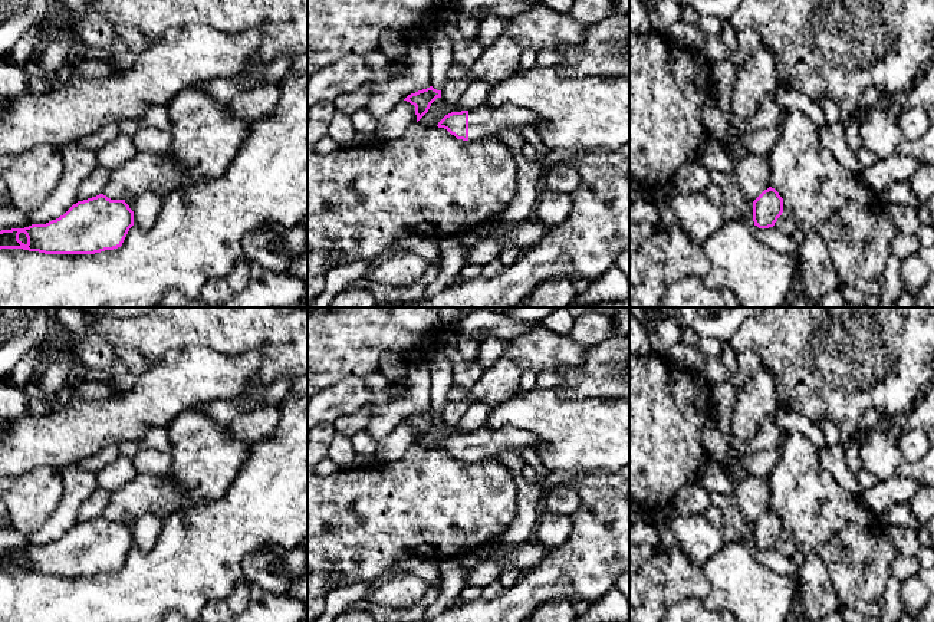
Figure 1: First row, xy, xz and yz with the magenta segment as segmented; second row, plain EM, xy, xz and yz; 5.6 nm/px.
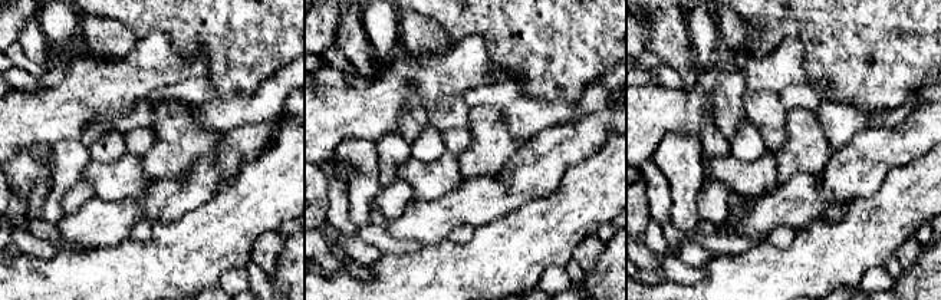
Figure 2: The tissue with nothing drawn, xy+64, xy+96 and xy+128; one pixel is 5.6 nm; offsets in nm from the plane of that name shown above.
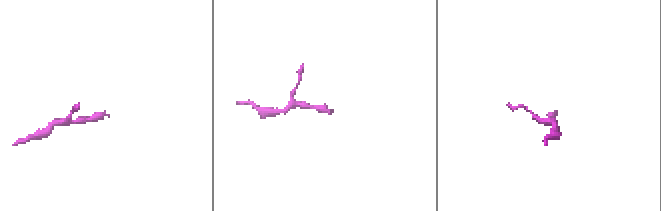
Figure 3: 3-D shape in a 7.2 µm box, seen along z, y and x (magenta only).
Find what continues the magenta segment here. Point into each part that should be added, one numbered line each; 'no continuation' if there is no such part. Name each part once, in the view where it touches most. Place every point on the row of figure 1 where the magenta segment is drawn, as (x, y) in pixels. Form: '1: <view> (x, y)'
1: xz (484, 121)

